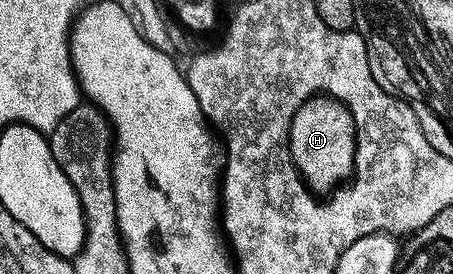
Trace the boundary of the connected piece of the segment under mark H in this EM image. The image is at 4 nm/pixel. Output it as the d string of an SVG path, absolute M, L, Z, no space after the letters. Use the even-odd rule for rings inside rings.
M326 96L312 98L311 101L305 103L293 120L291 155L295 161L296 170L312 191L327 190L326 192L331 192L342 187L355 173L355 124L351 120L351 111L336 98Z

